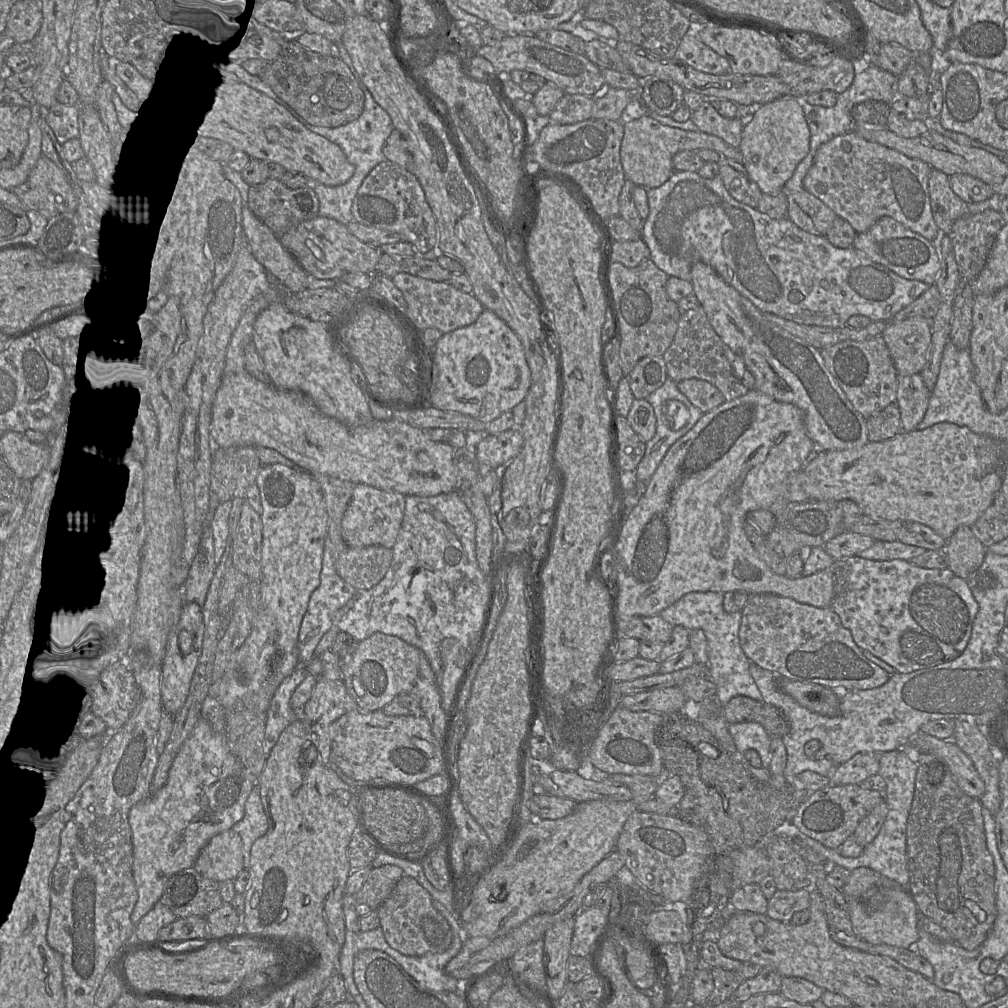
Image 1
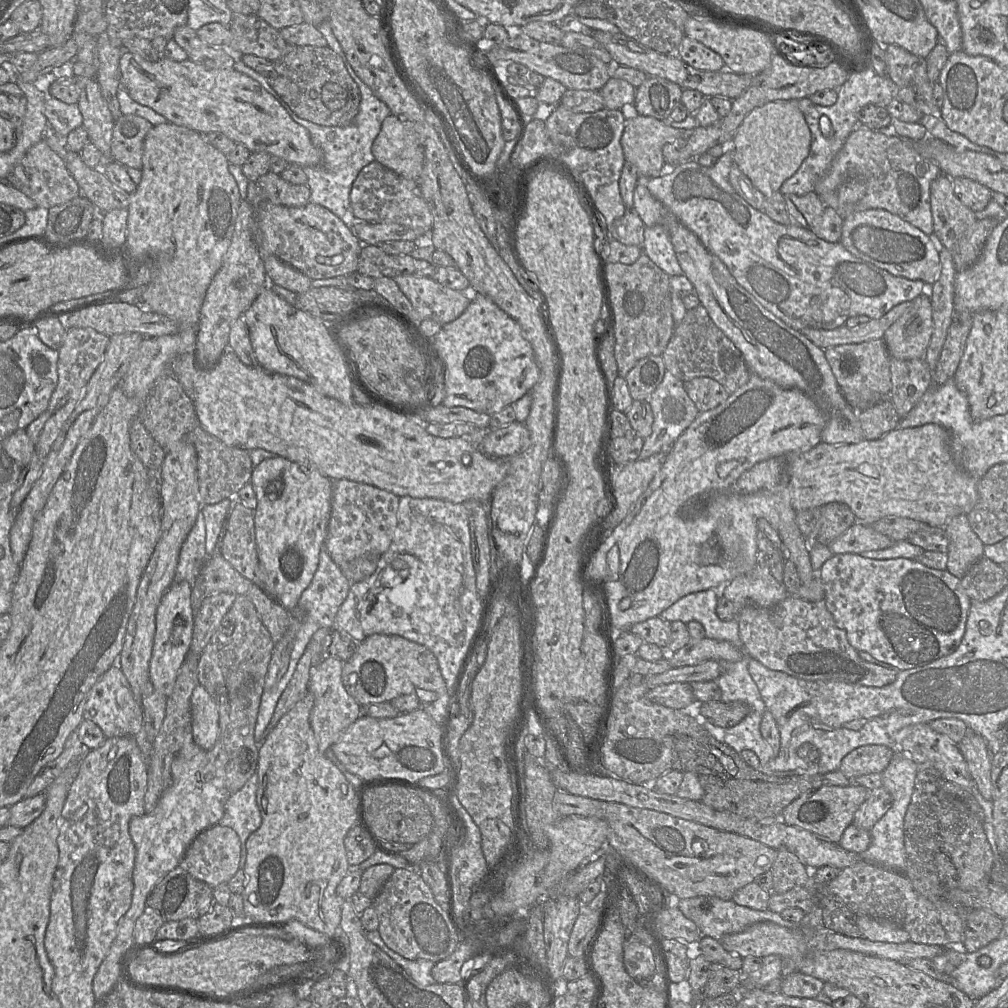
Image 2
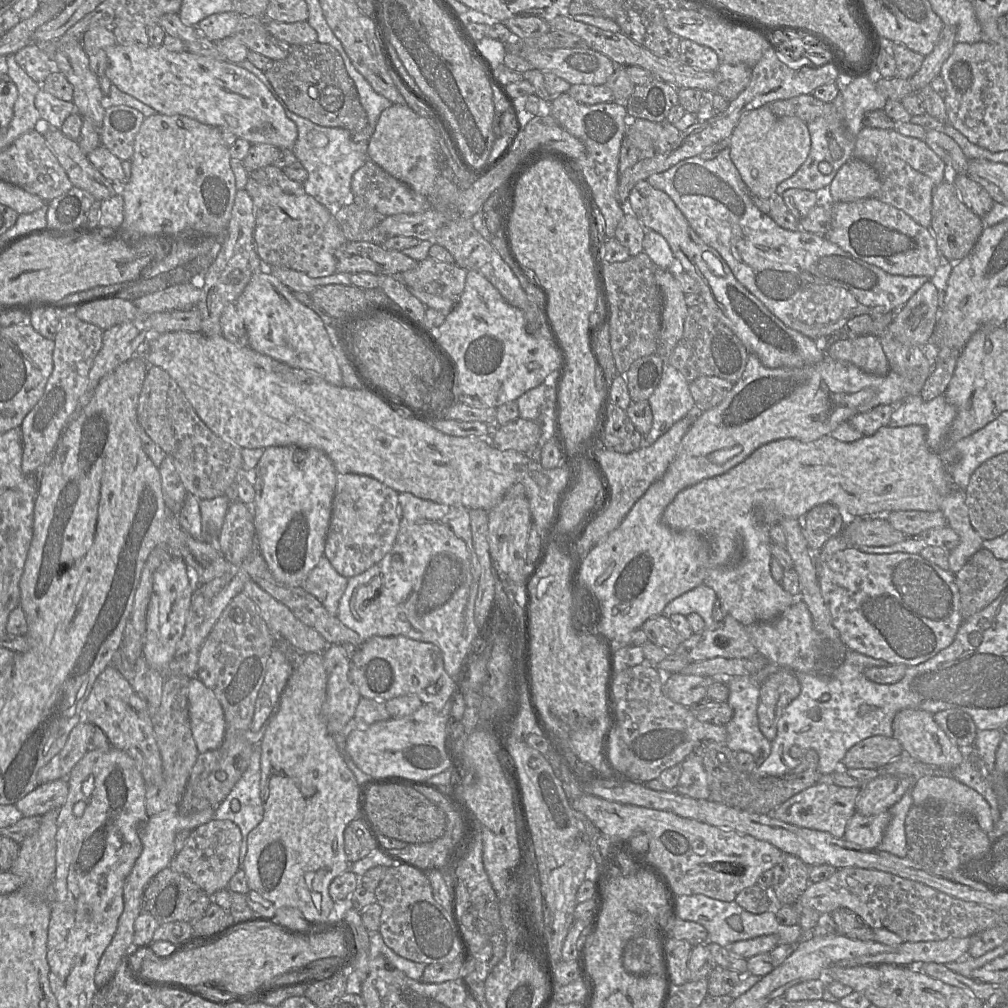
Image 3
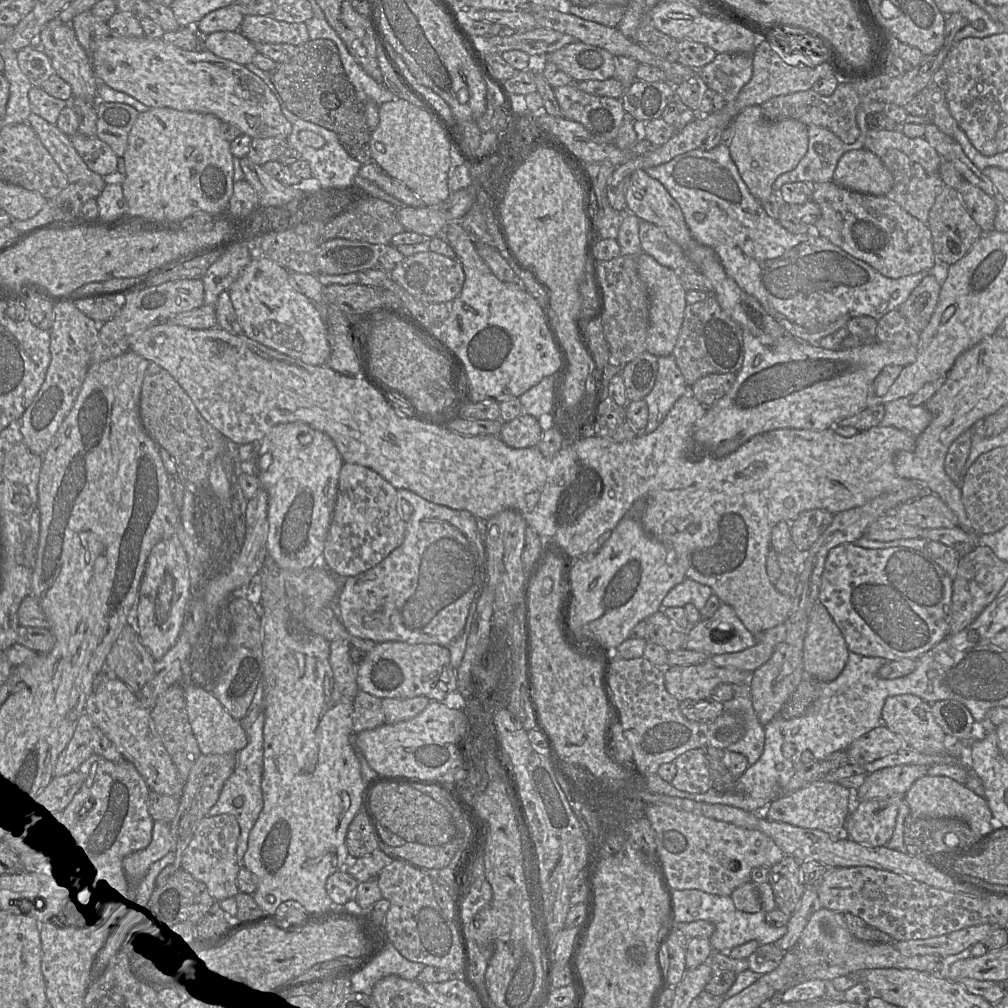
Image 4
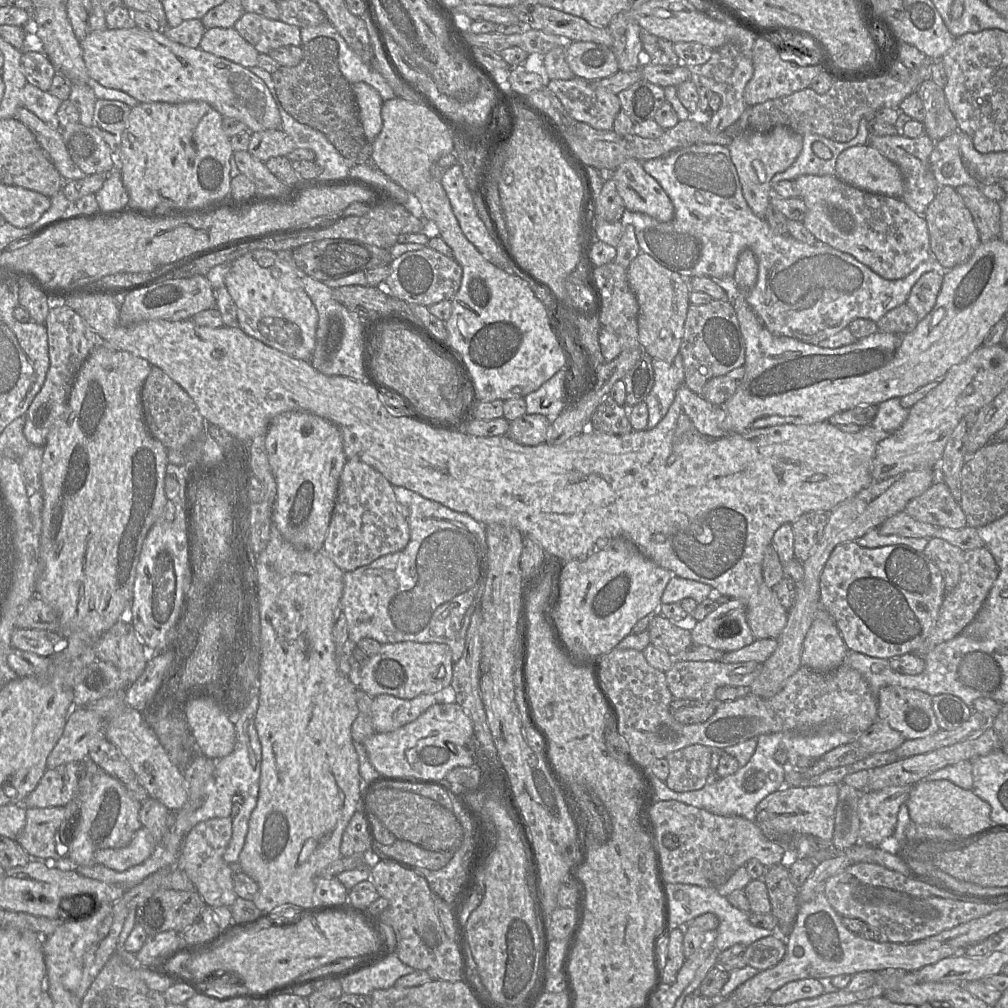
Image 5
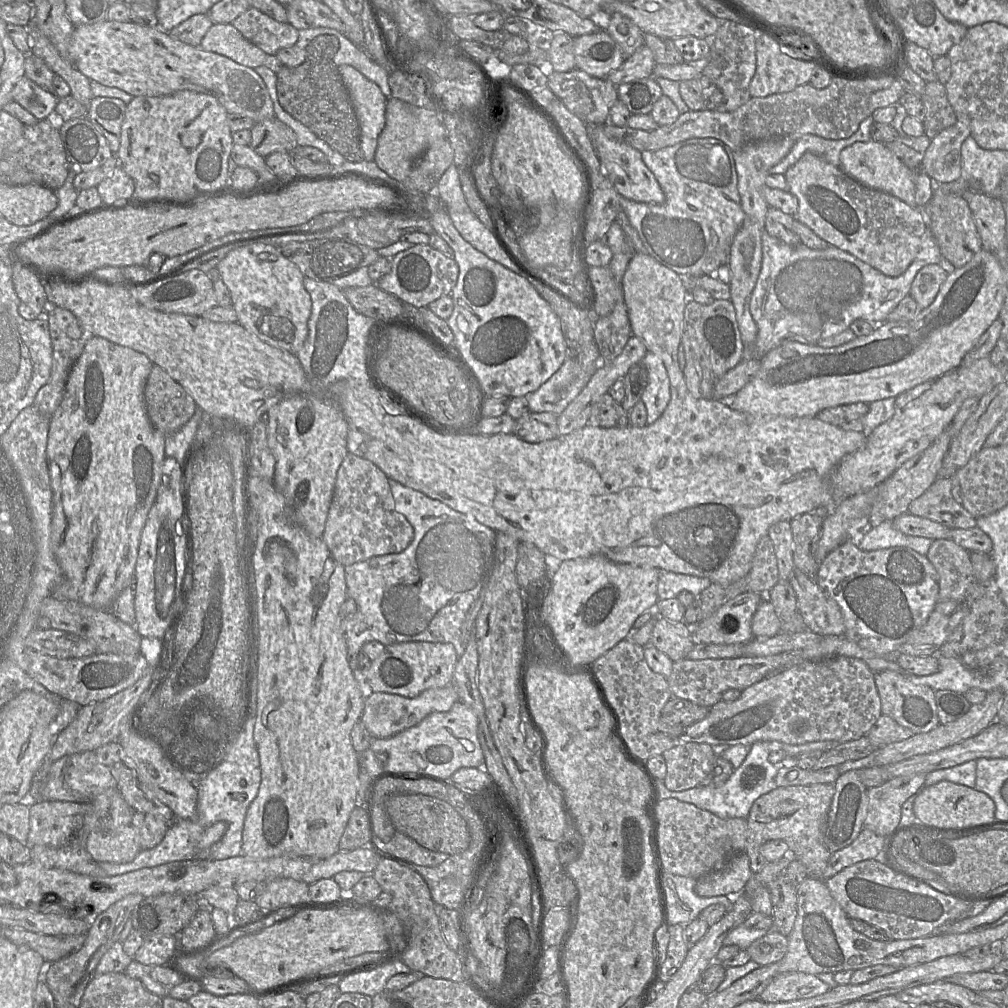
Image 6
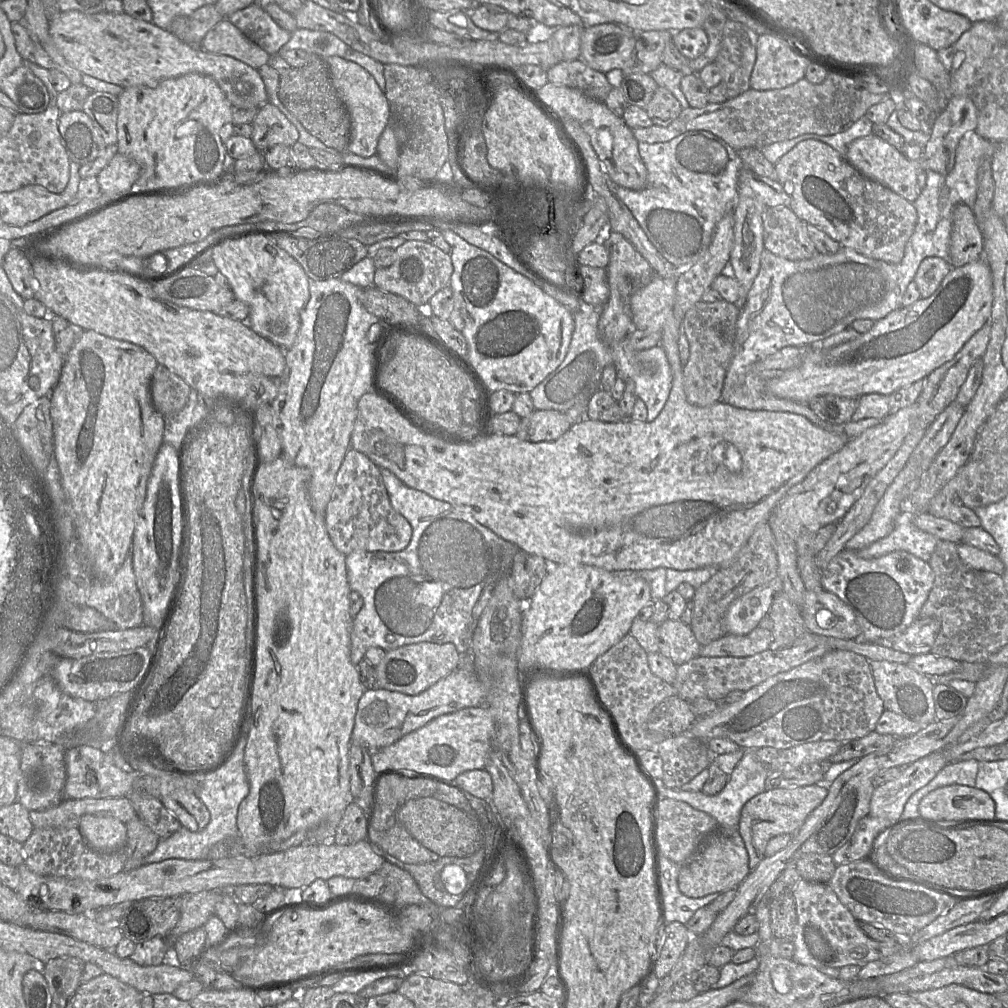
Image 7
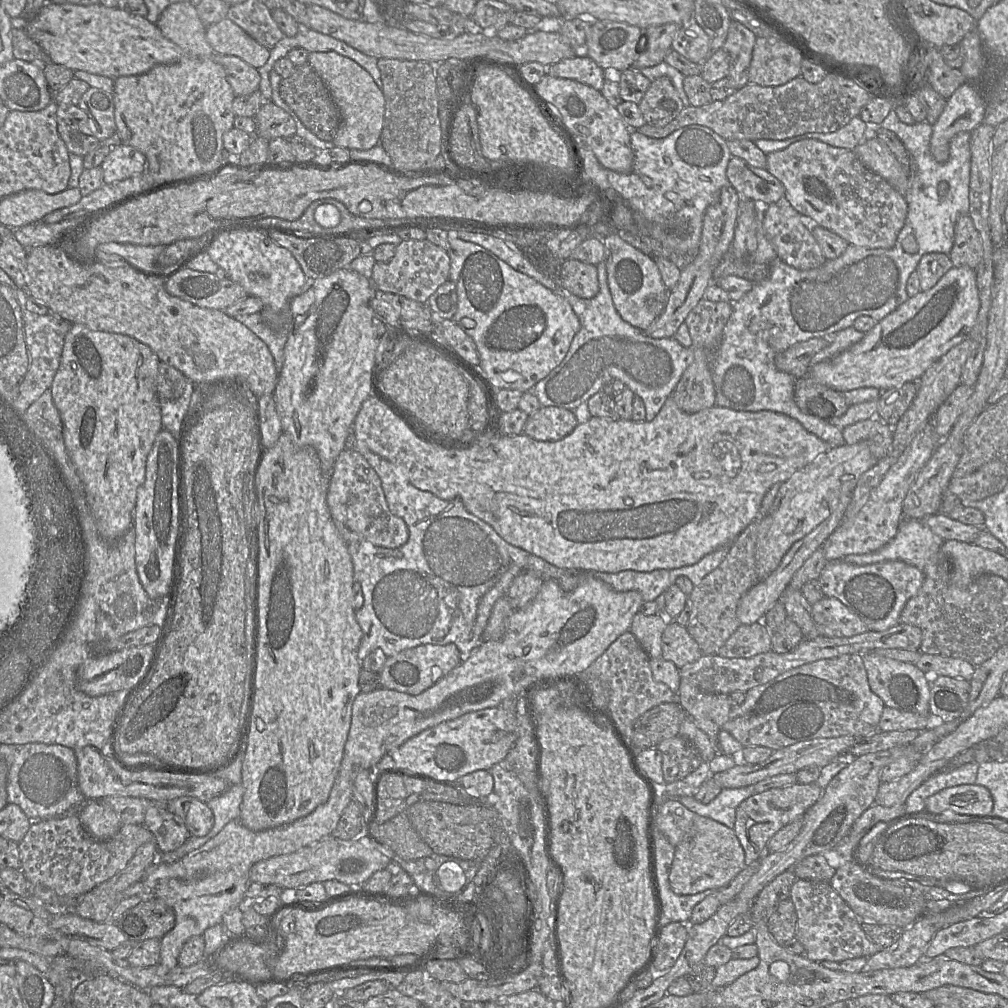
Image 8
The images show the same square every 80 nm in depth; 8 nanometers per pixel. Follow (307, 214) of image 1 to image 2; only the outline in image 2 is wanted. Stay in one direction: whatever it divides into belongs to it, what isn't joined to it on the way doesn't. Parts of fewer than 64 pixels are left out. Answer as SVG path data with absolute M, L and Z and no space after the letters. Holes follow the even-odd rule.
M268 172L248 185L247 201L254 210L261 202L286 207L303 207L310 203L311 192L307 185L294 185L280 175Z

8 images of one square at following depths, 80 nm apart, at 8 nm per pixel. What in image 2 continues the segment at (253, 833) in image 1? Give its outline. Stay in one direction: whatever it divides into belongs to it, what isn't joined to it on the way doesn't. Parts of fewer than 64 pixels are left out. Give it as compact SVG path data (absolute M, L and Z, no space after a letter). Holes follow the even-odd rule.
M257 772L232 794L225 803L225 812L219 824L232 828L241 841L240 867L244 868L247 858L248 837L262 824L262 815L257 804Z

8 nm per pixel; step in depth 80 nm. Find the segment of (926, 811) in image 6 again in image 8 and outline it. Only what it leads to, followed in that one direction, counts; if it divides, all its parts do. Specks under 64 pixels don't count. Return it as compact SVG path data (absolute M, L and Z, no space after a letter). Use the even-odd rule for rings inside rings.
M978 784L958 785L945 788L926 800L925 810L940 814L946 810L971 816L990 816L993 810L993 797L989 790Z

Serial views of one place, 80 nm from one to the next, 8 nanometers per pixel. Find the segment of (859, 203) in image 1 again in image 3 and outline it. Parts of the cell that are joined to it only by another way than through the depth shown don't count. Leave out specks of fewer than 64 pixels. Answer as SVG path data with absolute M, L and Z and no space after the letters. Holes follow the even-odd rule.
M864 126L856 137L853 158L866 162L877 171L881 186L874 197L904 211L915 222L930 229L932 219L932 192L937 185L947 180L949 172L945 162L925 141L914 137L903 136L895 129L888 130Z

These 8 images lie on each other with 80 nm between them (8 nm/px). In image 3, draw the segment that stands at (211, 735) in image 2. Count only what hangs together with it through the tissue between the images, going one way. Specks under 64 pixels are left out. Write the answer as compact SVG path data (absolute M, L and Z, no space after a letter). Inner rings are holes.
M198 677L192 678L189 683L188 708L198 752L219 748L225 735L224 711L214 693Z

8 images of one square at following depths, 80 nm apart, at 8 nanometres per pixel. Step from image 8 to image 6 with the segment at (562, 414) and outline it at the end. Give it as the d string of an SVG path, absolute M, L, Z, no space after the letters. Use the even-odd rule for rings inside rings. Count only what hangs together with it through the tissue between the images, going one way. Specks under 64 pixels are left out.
M528 412L515 420L513 433L529 443L539 443L558 436L558 415L552 412Z

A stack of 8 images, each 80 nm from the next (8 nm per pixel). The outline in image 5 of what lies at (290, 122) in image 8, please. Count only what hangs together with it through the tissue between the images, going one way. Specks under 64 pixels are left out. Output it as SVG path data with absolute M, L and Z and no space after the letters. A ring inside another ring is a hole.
M270 129L251 133L249 153L266 162L272 157L287 156L296 148L293 139L282 129Z

